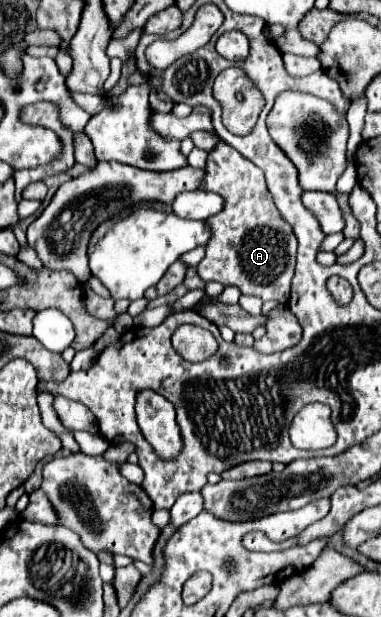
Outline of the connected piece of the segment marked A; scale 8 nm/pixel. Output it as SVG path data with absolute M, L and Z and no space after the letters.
M218 141L208 155L206 179L202 179L200 189L222 195L224 207L218 215L212 215L206 221L212 237L206 245L206 257L198 265L198 275L204 281L236 285L242 295L256 295L262 301L274 299L276 303L288 303L296 263L296 237L292 227L274 207L262 171L246 157L238 155L234 147Z

